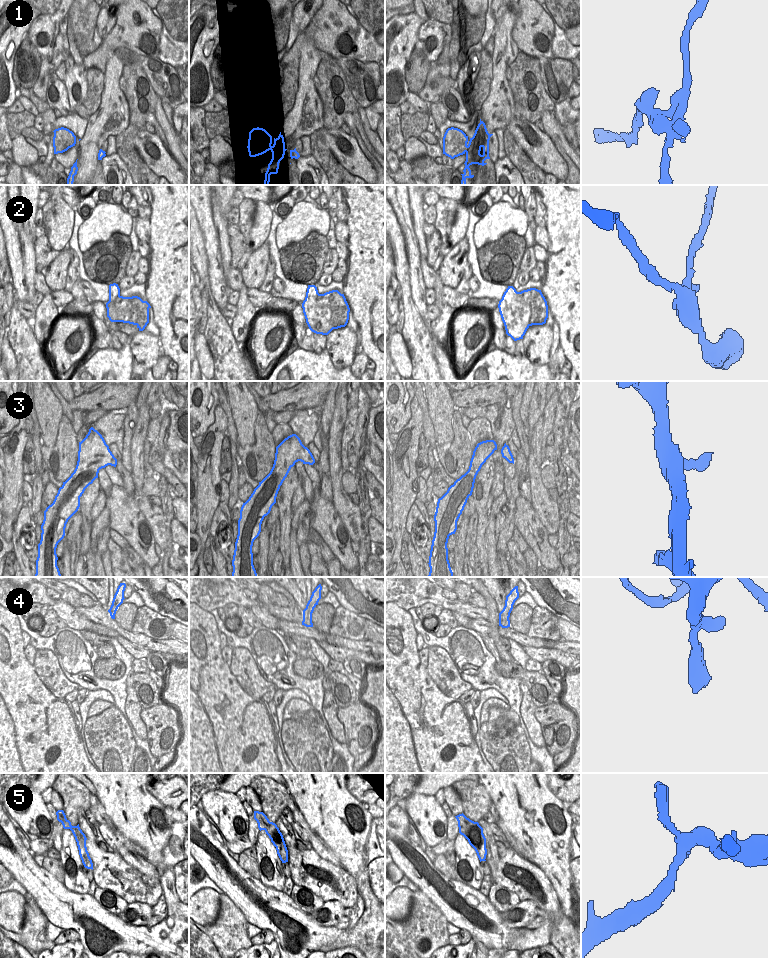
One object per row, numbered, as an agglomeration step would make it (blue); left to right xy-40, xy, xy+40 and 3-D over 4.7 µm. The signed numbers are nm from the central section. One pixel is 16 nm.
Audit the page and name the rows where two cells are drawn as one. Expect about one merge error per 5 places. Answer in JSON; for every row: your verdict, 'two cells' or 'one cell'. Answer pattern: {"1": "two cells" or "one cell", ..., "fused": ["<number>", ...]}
{"1": "two cells", "2": "two cells", "3": "one cell", "4": "one cell", "5": "one cell", "fused": ["1", "2"]}

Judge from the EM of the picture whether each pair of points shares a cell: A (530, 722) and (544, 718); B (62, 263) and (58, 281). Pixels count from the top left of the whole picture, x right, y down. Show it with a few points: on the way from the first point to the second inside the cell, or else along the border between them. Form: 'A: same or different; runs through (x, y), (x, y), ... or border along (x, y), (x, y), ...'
A: different; border along (536, 707), (534, 717), (540, 726), (545, 742)
B: same; runs through (60, 267), (58, 277)

